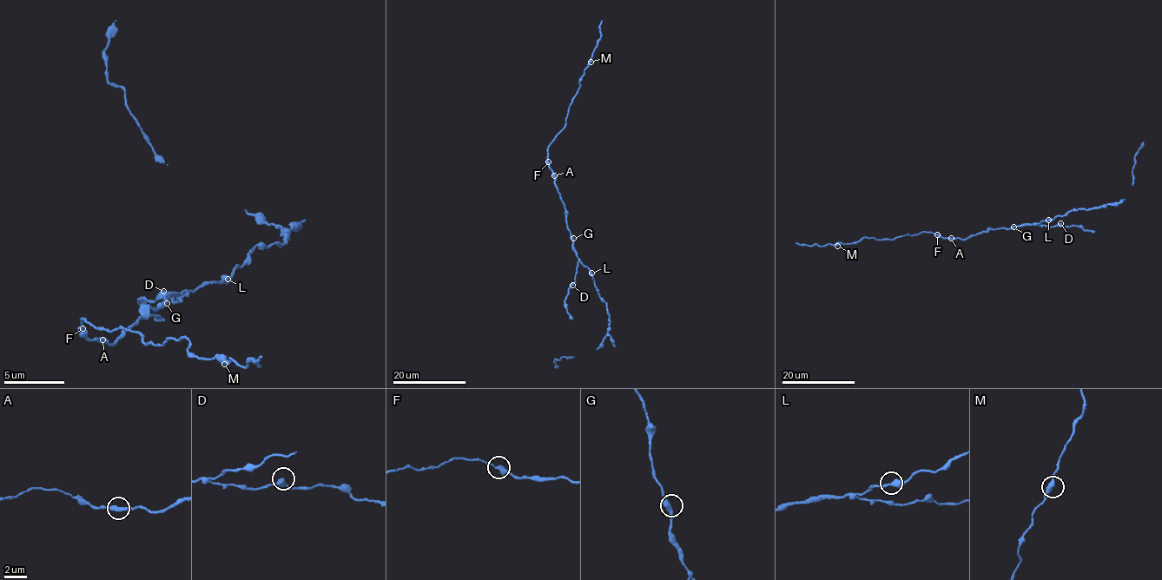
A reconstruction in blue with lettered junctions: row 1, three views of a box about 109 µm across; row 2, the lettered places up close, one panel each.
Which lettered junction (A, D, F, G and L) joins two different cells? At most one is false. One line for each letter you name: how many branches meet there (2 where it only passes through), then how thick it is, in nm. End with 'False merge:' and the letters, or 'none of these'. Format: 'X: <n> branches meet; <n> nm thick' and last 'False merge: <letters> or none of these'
F: 2 branches meet; 400 nm thick
False merge: F

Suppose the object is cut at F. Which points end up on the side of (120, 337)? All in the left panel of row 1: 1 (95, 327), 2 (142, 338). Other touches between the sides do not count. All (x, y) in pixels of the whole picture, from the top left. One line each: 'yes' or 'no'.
1: no
2: no

